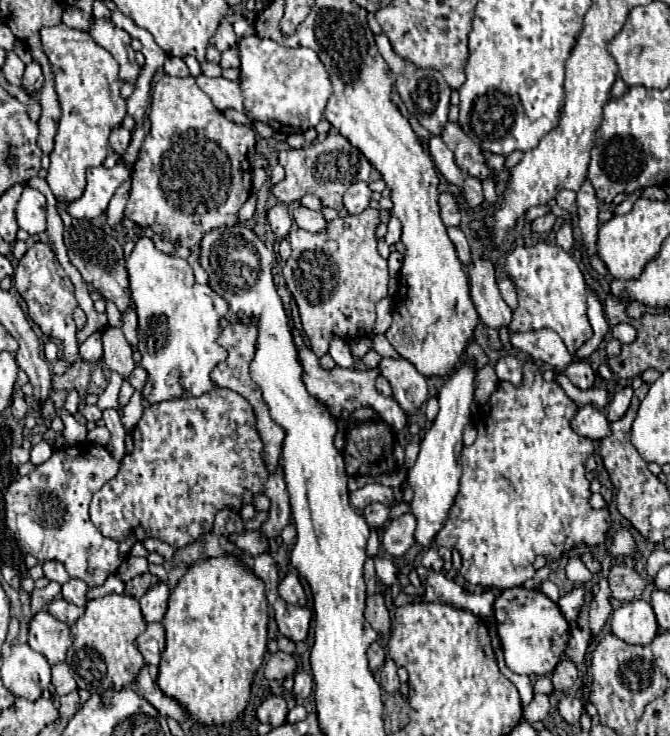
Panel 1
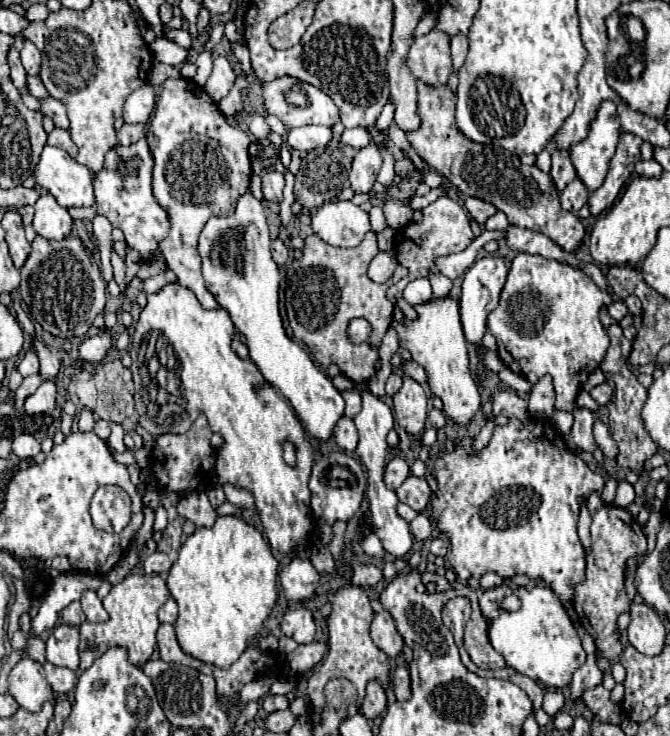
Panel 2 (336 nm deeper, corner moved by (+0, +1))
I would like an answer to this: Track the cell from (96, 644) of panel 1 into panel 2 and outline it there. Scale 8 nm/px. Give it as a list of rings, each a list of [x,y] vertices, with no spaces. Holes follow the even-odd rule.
[[[131,573],[127,575],[119,585],[115,585],[109,595],[103,599],[103,607],[111,615],[109,621],[105,623],[89,623],[85,621],[79,631],[81,631],[81,665],[79,669],[85,671],[93,665],[95,659],[99,659],[109,647],[125,647],[129,651],[129,661],[133,665],[143,665],[151,659],[157,639],[155,633],[159,629],[157,621],[157,609],[169,599],[169,589],[165,585],[165,579],[161,575],[137,575]]]

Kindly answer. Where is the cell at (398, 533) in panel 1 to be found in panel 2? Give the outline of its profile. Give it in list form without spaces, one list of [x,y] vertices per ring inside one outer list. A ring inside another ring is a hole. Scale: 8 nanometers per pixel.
[[[409,475],[405,483],[397,489],[397,497],[401,503],[407,503],[415,511],[425,511],[429,497],[431,497],[431,487],[427,479],[419,479],[415,475]]]

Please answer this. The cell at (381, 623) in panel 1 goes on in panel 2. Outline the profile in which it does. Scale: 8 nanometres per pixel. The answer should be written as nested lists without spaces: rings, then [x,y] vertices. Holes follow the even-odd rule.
[[[381,611],[375,615],[371,625],[371,639],[389,657],[397,657],[403,651],[403,637],[397,633],[395,621],[387,611]]]

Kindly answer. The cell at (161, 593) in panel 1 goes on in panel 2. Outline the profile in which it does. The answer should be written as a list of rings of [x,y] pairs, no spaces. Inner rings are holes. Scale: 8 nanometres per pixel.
[[[169,597],[165,605],[161,605],[161,609],[159,609],[159,621],[161,623],[175,623],[177,621],[177,603],[175,603],[173,597]]]

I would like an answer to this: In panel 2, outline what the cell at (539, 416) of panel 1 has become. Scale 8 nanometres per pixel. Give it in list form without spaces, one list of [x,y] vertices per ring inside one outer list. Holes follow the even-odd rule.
[[[509,419],[509,423],[505,427],[495,427],[493,431],[493,437],[489,441],[489,445],[479,453],[479,455],[469,455],[471,451],[471,443],[473,439],[469,437],[463,437],[461,445],[455,447],[451,453],[445,453],[443,457],[437,459],[437,465],[435,465],[435,471],[437,471],[437,493],[435,493],[435,499],[433,499],[433,517],[437,519],[437,527],[439,531],[443,531],[449,541],[451,541],[451,555],[449,555],[449,563],[453,567],[453,571],[461,577],[461,579],[469,579],[469,577],[475,577],[475,579],[481,579],[487,571],[495,571],[499,573],[501,577],[509,579],[513,575],[527,575],[529,579],[541,579],[545,585],[551,587],[551,591],[555,593],[555,597],[565,605],[565,607],[571,607],[573,605],[573,595],[575,595],[575,585],[583,583],[585,581],[585,549],[577,537],[577,517],[579,517],[579,507],[581,507],[581,497],[589,497],[591,491],[595,489],[603,489],[605,485],[605,479],[603,475],[591,471],[575,453],[571,453],[561,437],[561,433],[557,433],[555,429],[551,429],[549,425],[541,423],[539,421],[539,435],[537,435],[537,421],[529,419],[527,423],[521,423],[517,419]]]

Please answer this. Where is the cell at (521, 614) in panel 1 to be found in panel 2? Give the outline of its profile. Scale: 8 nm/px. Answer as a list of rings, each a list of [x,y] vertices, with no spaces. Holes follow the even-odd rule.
[[[507,585],[483,591],[479,595],[479,607],[487,619],[487,637],[495,651],[499,651],[507,665],[515,671],[539,681],[547,689],[563,689],[571,683],[573,671],[585,663],[585,651],[581,639],[553,591],[545,585],[535,585],[531,589],[517,587],[509,589]],[[497,593],[515,593],[521,599],[519,611],[497,609]]]

